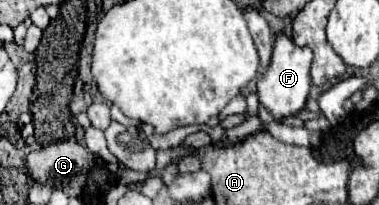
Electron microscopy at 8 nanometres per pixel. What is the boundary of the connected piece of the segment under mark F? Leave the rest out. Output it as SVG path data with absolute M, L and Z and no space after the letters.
M277 34L275 44L273 44L273 54L271 62L265 70L265 74L257 80L257 96L259 102L273 114L275 120L281 120L285 116L295 116L303 106L309 96L309 86L311 86L311 76L309 76L309 66L311 66L313 52L307 46L297 46L291 36L287 34Z

